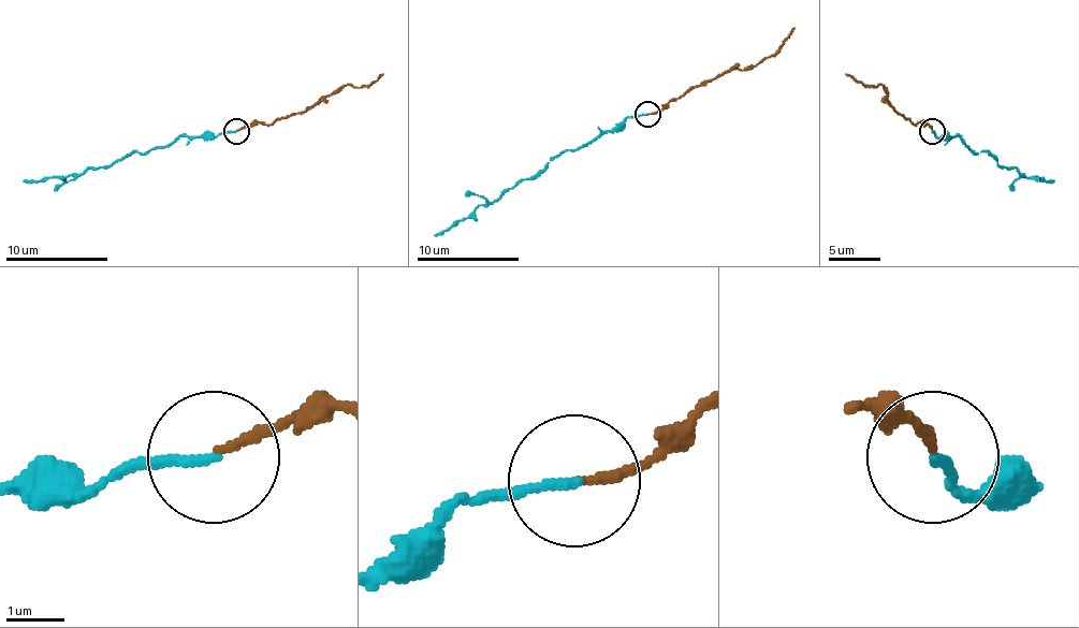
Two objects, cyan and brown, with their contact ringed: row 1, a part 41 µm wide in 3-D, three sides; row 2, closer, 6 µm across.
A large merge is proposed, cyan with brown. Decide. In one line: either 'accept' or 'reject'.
reject

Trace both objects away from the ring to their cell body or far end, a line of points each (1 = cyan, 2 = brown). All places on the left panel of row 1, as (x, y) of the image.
1: (237, 130), (212, 137), (180, 135), (165, 146), (142, 154), (134, 150), (81, 174), (37, 181), (24, 179)
2: (237, 130), (260, 122), (271, 126), (339, 91), (348, 84), (365, 87), (383, 74)

